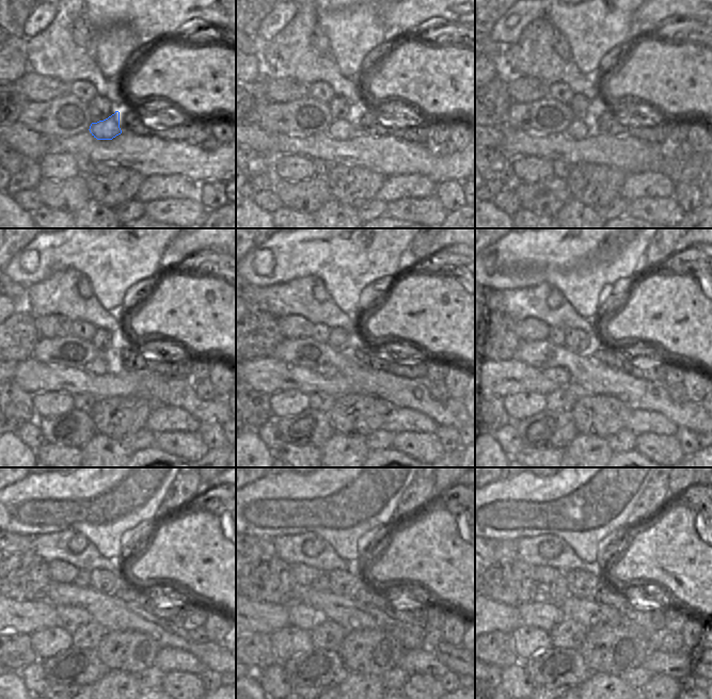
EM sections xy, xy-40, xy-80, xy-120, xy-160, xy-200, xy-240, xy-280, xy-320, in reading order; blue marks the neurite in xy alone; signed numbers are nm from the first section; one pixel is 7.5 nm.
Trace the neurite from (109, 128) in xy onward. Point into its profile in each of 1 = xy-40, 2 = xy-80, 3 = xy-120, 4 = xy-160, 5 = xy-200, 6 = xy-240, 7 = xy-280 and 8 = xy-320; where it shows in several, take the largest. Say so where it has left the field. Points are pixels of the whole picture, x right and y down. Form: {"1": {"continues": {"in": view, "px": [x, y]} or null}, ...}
{"1": {"continues": {"in": "xy-40", "px": [338, 129]}}, "2": {"continues": {"in": "xy-80", "px": [578, 129]}}, "3": {"continues": {"in": "xy-120", "px": [99, 366]}}, "4": {"continues": {"in": "xy-160", "px": [328, 370]}}, "5": {"continues": {"in": "xy-200", "px": [559, 376]}}, "6": {"continues": {"in": "xy-240", "px": [72, 617]}}, "7": {"continues": {"in": "xy-280", "px": [300, 615]}}, "8": {"continues": {"in": "xy-320", "px": [541, 613]}}}

